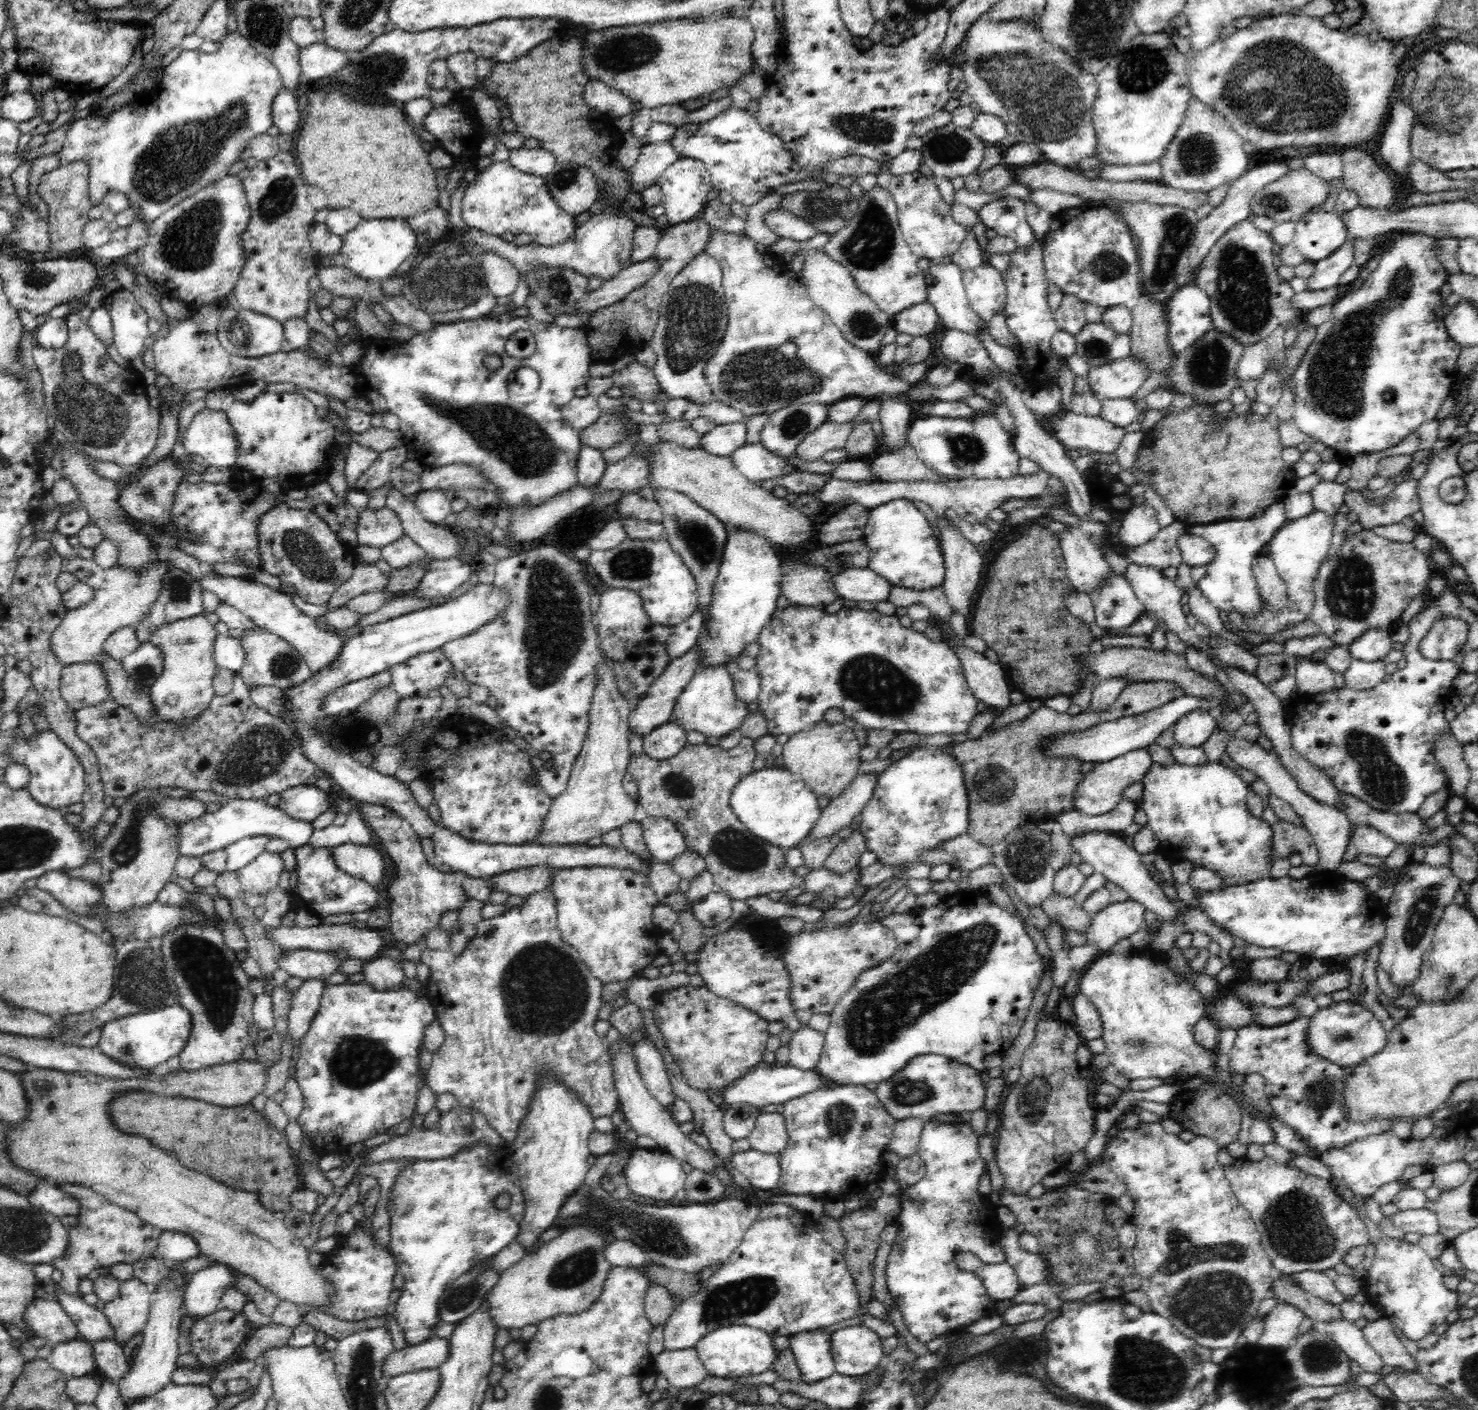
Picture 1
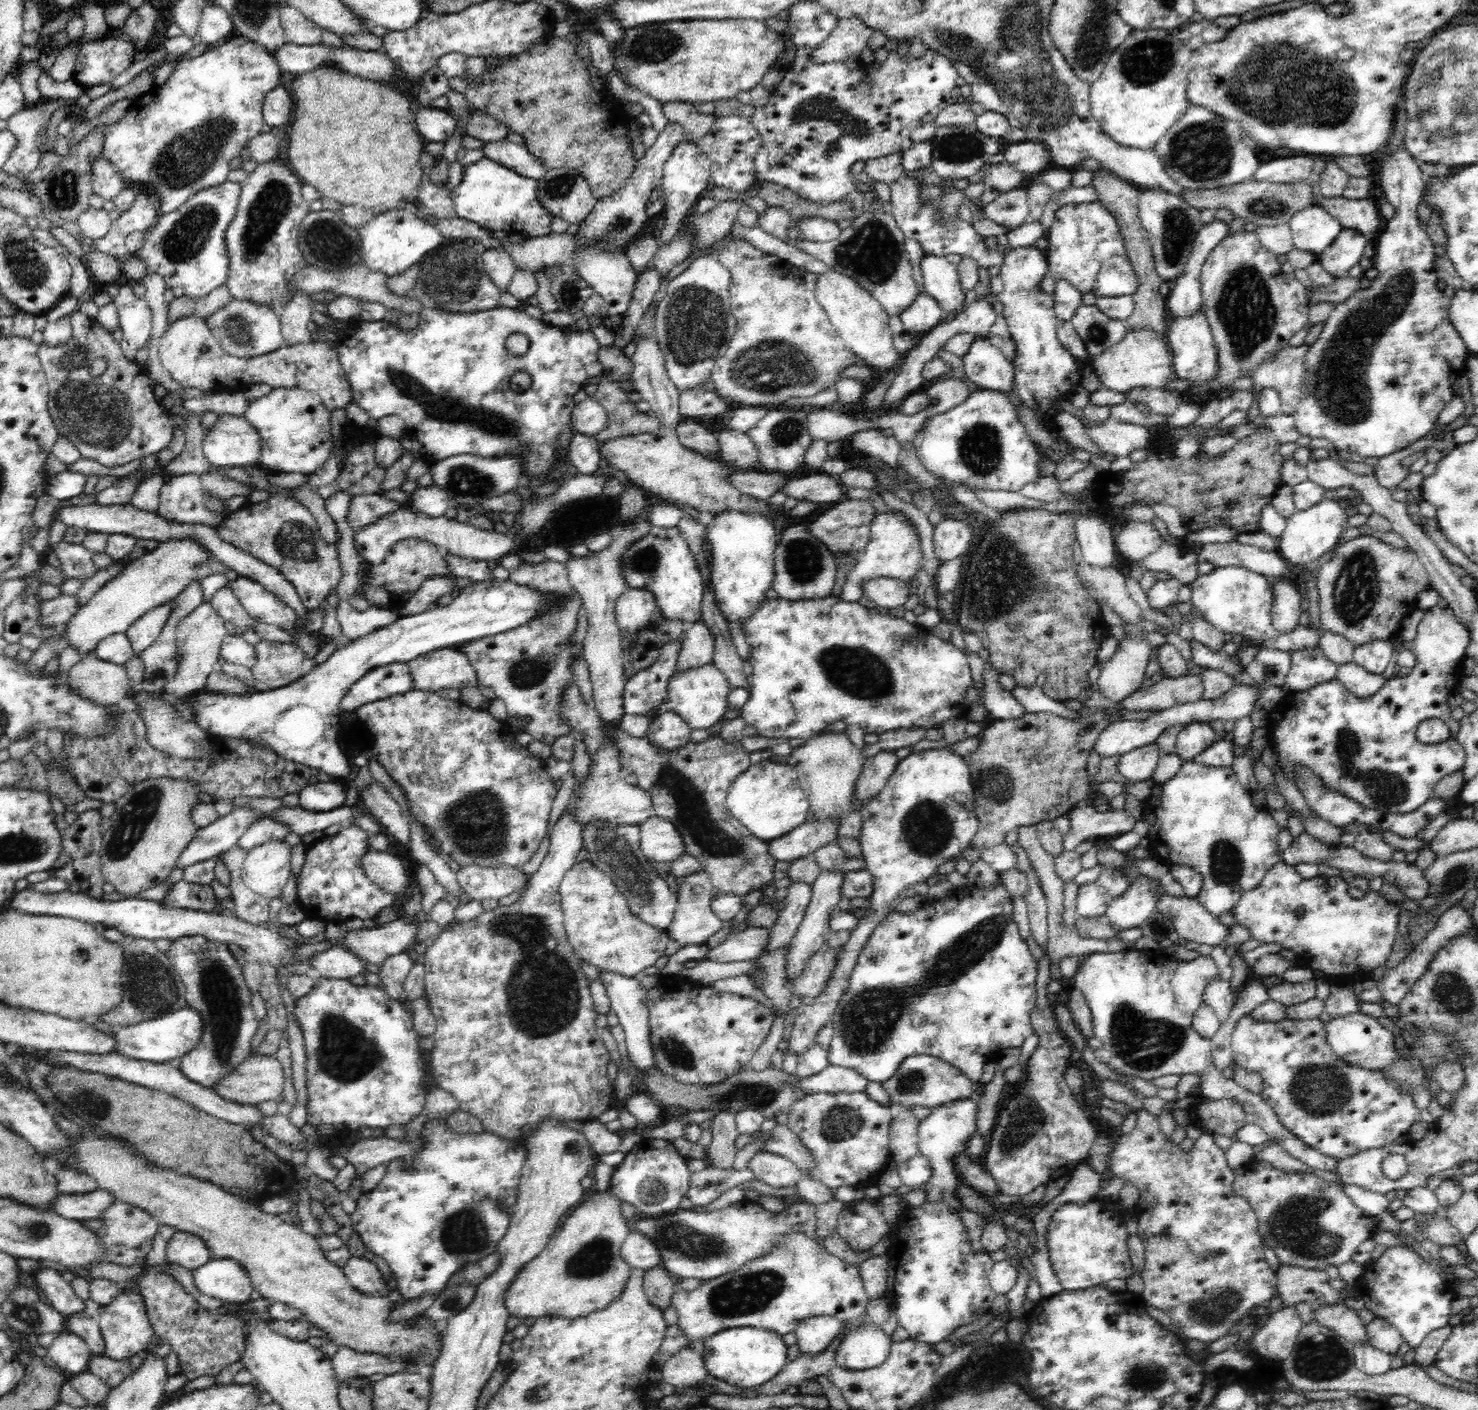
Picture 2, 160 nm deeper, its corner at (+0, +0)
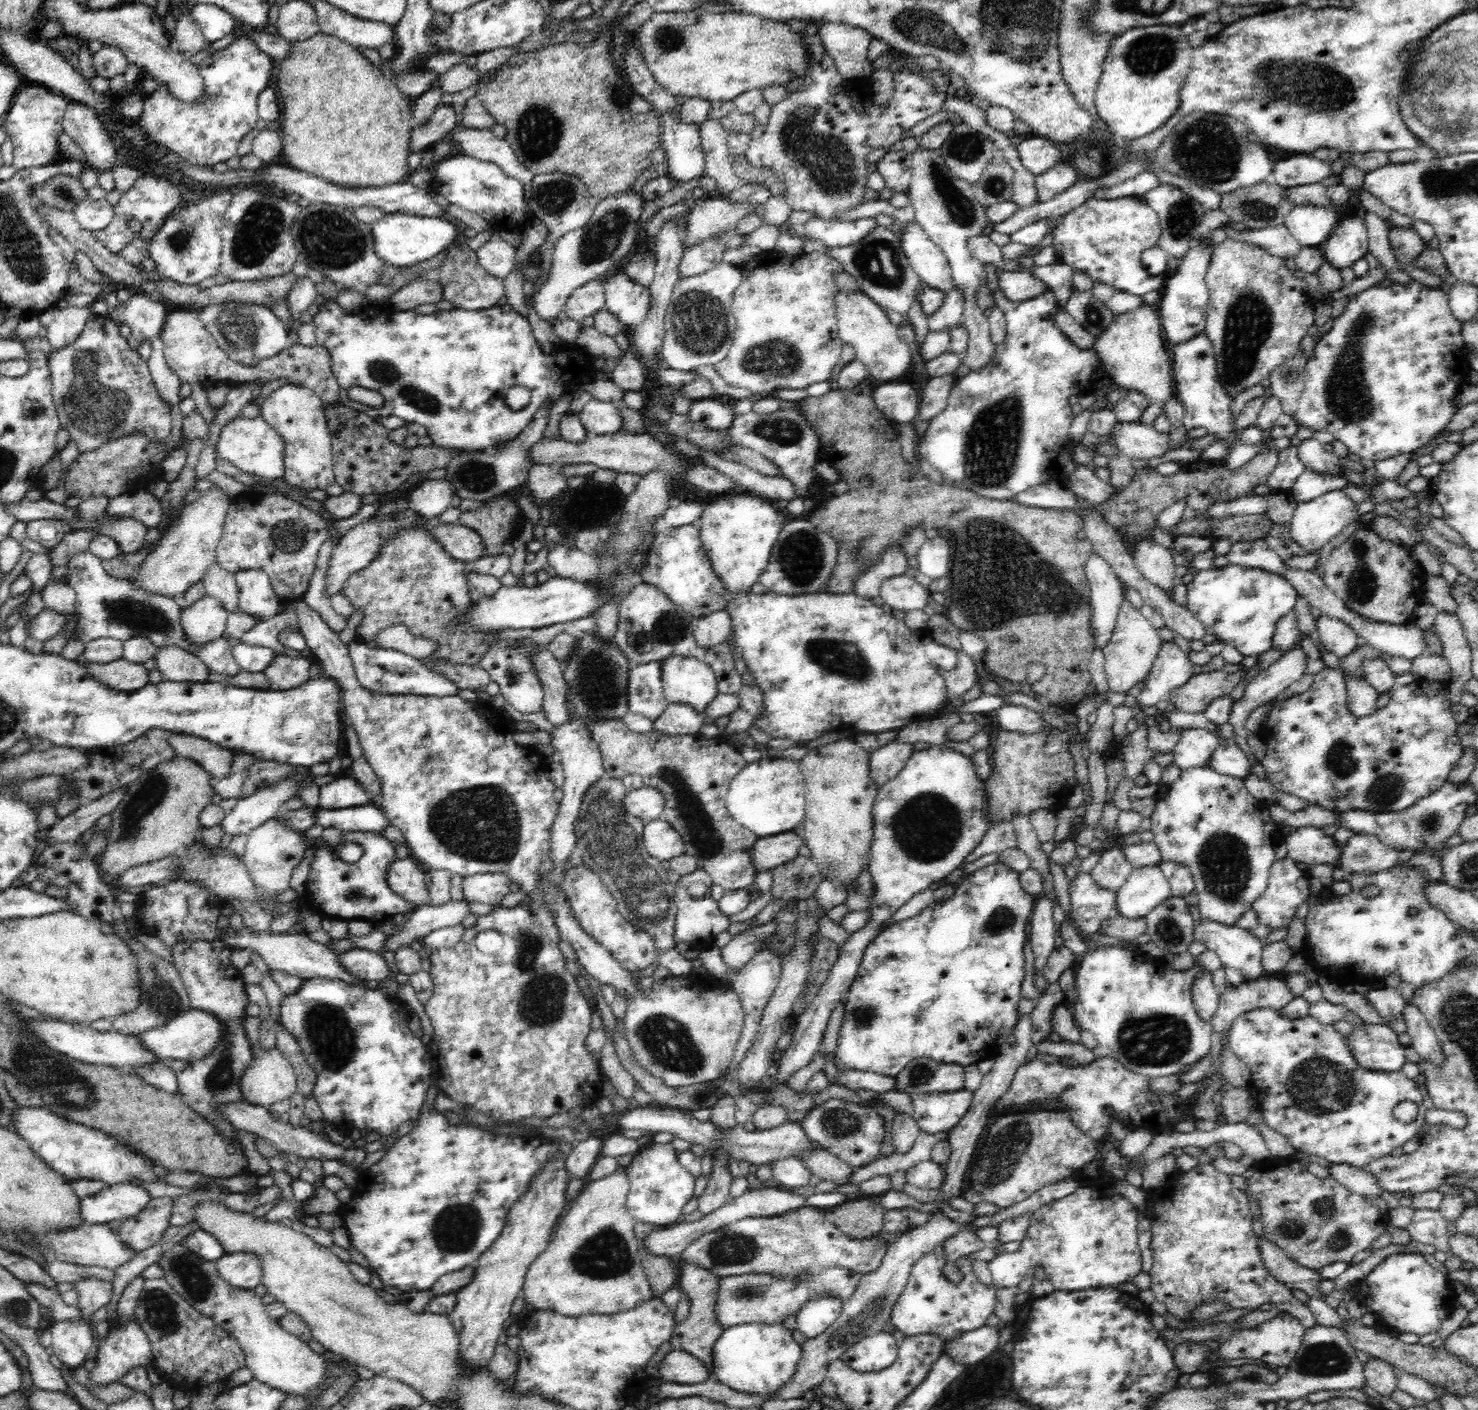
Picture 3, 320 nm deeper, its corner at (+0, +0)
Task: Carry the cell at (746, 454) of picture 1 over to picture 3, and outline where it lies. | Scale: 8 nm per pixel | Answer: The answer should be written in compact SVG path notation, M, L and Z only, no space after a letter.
M716 397L691 401L690 418L711 430L728 434L734 413L732 407L720 403Z

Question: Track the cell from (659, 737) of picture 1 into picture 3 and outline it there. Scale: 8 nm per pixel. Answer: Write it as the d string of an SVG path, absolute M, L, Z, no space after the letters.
M668 703L664 712L653 721L653 729L670 736L695 735L704 724L702 714L688 705Z

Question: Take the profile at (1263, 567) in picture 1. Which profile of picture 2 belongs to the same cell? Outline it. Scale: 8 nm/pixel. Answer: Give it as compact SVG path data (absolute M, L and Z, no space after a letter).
M1268 577L1274 591L1272 622L1275 629L1284 634L1300 629L1298 618L1302 614L1302 589L1288 579Z

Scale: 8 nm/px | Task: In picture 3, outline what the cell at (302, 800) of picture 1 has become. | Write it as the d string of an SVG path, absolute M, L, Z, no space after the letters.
M338 776L330 784L320 787L320 809L337 810L365 805L373 805L372 798L354 778Z

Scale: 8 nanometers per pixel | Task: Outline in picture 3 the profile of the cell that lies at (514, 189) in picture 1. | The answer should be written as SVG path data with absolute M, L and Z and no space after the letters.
M449 155L437 163L432 185L442 196L446 196L452 204L461 206L468 212L476 212L500 229L514 229L521 232L526 224L534 219L528 201L524 201L524 183L510 178L493 162L484 162L471 155Z

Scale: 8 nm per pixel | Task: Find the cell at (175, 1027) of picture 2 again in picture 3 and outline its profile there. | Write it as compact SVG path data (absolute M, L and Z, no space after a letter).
M191 1008L190 1010L181 1011L174 1018L170 1018L168 1022L153 1027L152 1030L141 1031L137 1035L137 1040L139 1040L141 1048L147 1050L158 1061L168 1063L174 1060L184 1060L192 1063L193 1060L210 1054L209 1052L216 1046L220 1035L220 1021L216 1020L212 1013Z

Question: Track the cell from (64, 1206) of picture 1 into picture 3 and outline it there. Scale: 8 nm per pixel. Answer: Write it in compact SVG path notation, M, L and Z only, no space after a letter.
M135 1183L106 1185L94 1195L80 1197L77 1214L88 1224L104 1224L144 1210L149 1199L148 1191Z

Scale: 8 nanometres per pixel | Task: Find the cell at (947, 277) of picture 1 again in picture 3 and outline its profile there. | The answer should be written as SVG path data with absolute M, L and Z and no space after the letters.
M915 220L904 225L900 239L909 263L923 284L944 294L954 290L949 260Z

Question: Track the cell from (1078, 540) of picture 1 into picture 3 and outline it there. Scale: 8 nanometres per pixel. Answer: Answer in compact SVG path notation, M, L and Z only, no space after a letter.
M1124 597L1117 610L1116 626L1113 628L1108 644L1103 648L1104 670L1109 690L1126 694L1132 686L1144 681L1156 660L1157 651L1160 650L1162 642L1158 629L1152 627L1140 613L1140 608L1134 608Z

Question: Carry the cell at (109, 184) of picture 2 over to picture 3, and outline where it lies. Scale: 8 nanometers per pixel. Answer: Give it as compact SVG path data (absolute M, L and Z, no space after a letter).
M71 100L62 119L64 132L76 143L79 152L86 154L85 161L96 173L116 166L116 150L112 137L97 112Z

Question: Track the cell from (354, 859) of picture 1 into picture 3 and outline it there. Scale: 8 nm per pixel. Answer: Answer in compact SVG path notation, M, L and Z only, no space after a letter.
M410 858L393 860L385 870L385 882L388 888L399 894L414 907L430 905L430 891L426 886L426 875L420 866Z

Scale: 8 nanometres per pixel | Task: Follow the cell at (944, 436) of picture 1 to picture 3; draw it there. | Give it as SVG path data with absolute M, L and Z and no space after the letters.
M999 289L994 292L994 297L996 299L996 305L1004 313L1004 317L1006 317L1006 331L1008 331L1006 339L1002 344L998 344L996 352L994 352L994 358L992 358L992 362L986 368L976 370L976 372L971 371L964 378L956 380L948 398L947 406L929 422L928 430L926 430L924 436L918 439L917 449L918 454L926 459L926 462L930 463L932 468L938 470L945 480L949 480L955 484L958 483L960 486L984 498L1012 501L1012 498L1020 494L1020 492L1026 492L1026 490L1030 490L1034 486L1040 486L1045 482L1050 482L1050 480L1066 480L1069 474L1074 472L1074 459L1072 459L1074 445L1070 441L1069 428L1075 416L1072 415L1072 407L1068 398L1072 395L1079 396L1084 392L1090 392L1096 383L1098 372L1104 369L1102 369L1100 358L1098 358L1095 349L1078 349L1070 341L1070 338L1066 334L1063 334L1060 328L1056 326L1056 314L1061 308L1057 305L1057 301L1054 298L1055 295L1052 291L1048 290L1041 298L1016 303L1006 299Z

